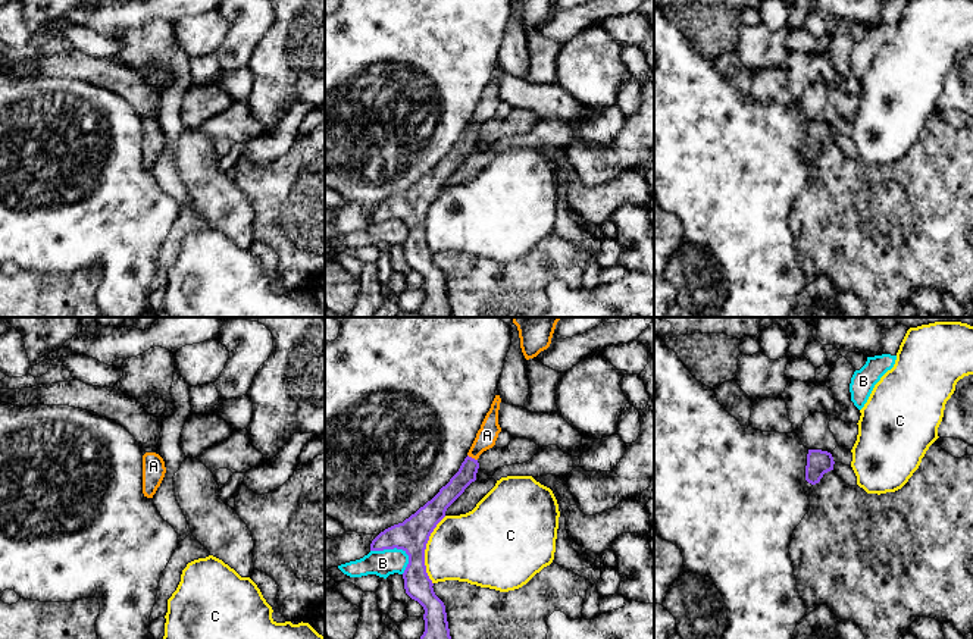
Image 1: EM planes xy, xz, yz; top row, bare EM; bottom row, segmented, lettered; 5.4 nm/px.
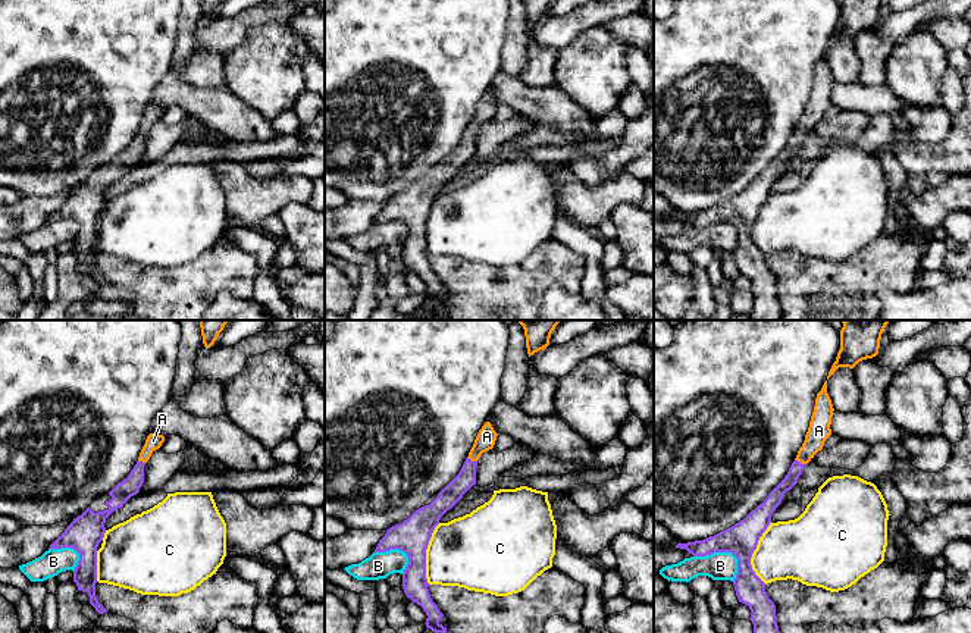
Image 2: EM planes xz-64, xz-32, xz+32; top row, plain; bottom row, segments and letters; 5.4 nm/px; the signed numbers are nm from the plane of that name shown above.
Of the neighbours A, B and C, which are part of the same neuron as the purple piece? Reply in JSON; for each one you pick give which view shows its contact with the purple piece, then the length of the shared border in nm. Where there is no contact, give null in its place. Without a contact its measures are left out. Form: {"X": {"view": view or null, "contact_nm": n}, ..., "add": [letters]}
{"A": {"view": "xz", "contact_nm": 70}, "add": ["A"]}

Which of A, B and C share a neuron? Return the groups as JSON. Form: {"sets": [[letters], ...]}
{"sets": [["A"], ["B"], ["C"]]}

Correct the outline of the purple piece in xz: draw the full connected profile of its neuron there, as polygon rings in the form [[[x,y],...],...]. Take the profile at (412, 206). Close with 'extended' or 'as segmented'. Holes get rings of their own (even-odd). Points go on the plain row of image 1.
[[[495,66],[467,128],[450,153],[414,185],[403,194],[385,200],[370,214],[370,222],[397,219],[409,226],[409,235],[403,244],[404,260],[425,281],[425,303],[419,310],[422,317],[451,317],[445,276],[435,266],[434,254],[426,244],[425,220],[431,204],[445,188],[447,179],[476,151],[479,126],[495,116],[501,103],[498,95],[500,73],[500,66]]]; extended

